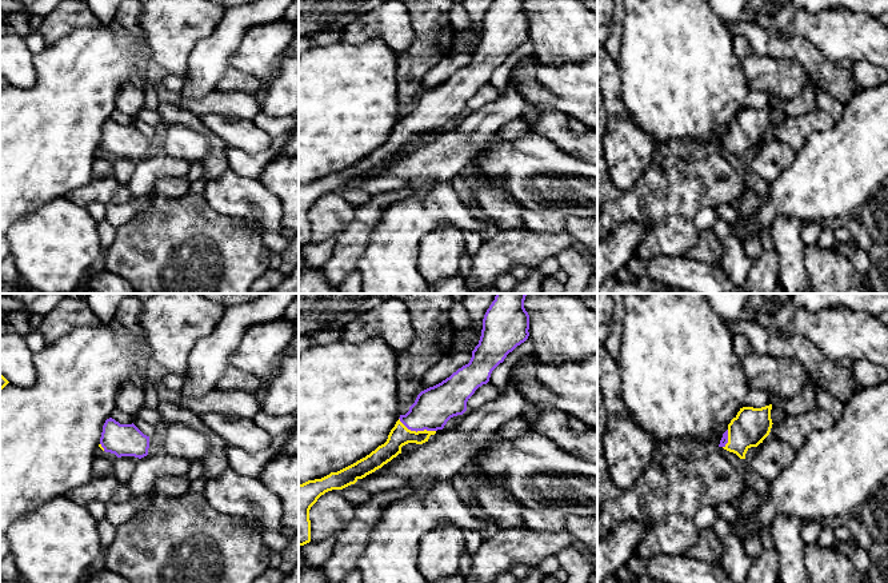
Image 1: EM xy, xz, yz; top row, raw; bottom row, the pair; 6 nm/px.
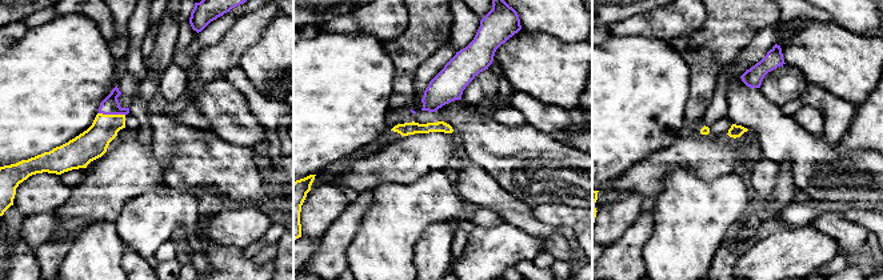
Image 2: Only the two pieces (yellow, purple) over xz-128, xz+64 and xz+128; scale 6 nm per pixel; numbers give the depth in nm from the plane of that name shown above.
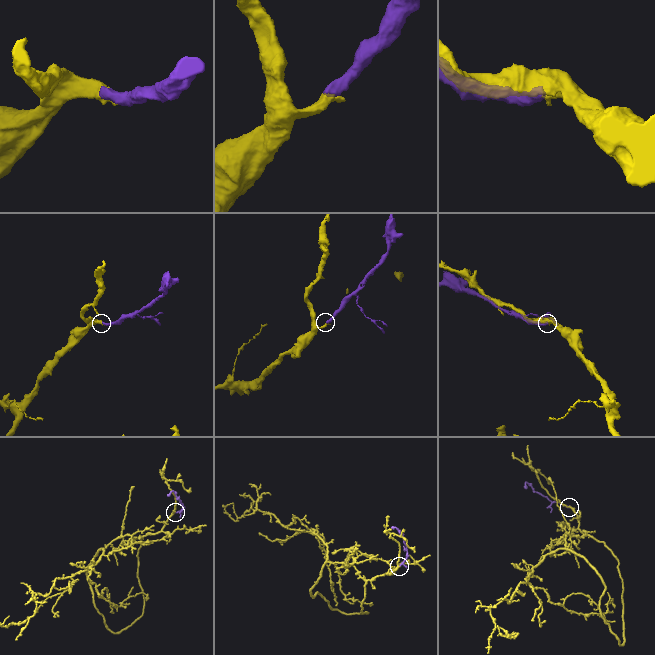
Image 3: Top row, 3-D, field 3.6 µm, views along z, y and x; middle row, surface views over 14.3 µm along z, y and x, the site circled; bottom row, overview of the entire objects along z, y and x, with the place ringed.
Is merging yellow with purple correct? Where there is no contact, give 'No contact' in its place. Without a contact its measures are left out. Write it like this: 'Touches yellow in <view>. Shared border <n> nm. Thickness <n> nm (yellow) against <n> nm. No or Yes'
Touches yellow in xz. Shared border 240 nm. Thickness 120 nm (yellow) against 240 nm. Yes

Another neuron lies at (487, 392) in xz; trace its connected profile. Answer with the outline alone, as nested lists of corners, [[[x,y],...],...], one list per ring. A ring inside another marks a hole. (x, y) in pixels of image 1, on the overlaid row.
[[[487,383],[479,387],[475,394],[468,399],[467,402],[467,411],[476,411],[481,406],[489,403],[491,400],[496,399],[499,396],[500,391]]]

